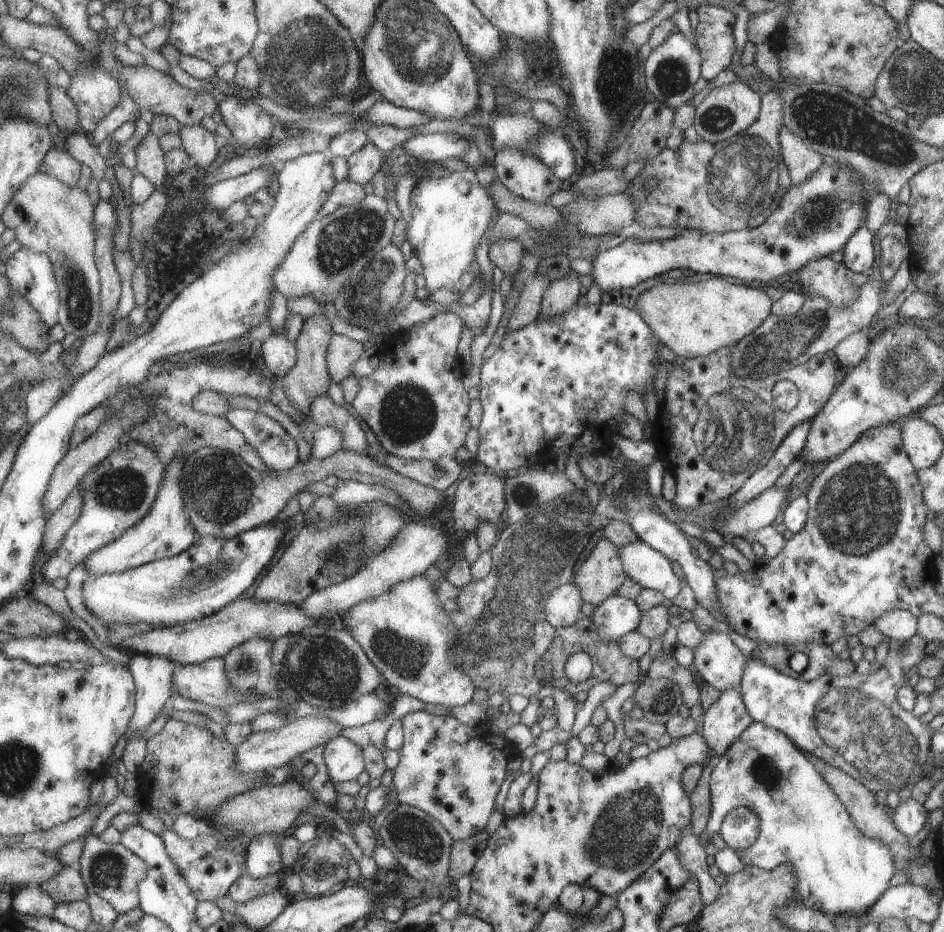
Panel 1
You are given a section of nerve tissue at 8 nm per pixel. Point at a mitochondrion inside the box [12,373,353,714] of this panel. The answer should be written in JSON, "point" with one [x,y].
{"point":[222,492]}

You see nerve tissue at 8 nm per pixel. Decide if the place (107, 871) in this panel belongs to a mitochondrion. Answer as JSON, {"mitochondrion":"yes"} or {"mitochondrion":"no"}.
{"mitochondrion":"yes"}

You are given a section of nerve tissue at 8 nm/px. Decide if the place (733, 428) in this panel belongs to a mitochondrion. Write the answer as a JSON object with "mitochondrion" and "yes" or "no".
{"mitochondrion":"yes"}

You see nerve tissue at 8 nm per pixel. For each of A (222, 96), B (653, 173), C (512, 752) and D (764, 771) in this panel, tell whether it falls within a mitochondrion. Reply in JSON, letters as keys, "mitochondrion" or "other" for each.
{"A":"other","B":"other","C":"other","D":"mitochondrion"}

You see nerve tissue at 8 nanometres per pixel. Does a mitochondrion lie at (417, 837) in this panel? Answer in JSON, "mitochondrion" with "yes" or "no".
{"mitochondrion":"yes"}

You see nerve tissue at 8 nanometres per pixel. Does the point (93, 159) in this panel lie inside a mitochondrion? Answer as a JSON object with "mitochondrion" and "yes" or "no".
{"mitochondrion":"no"}

